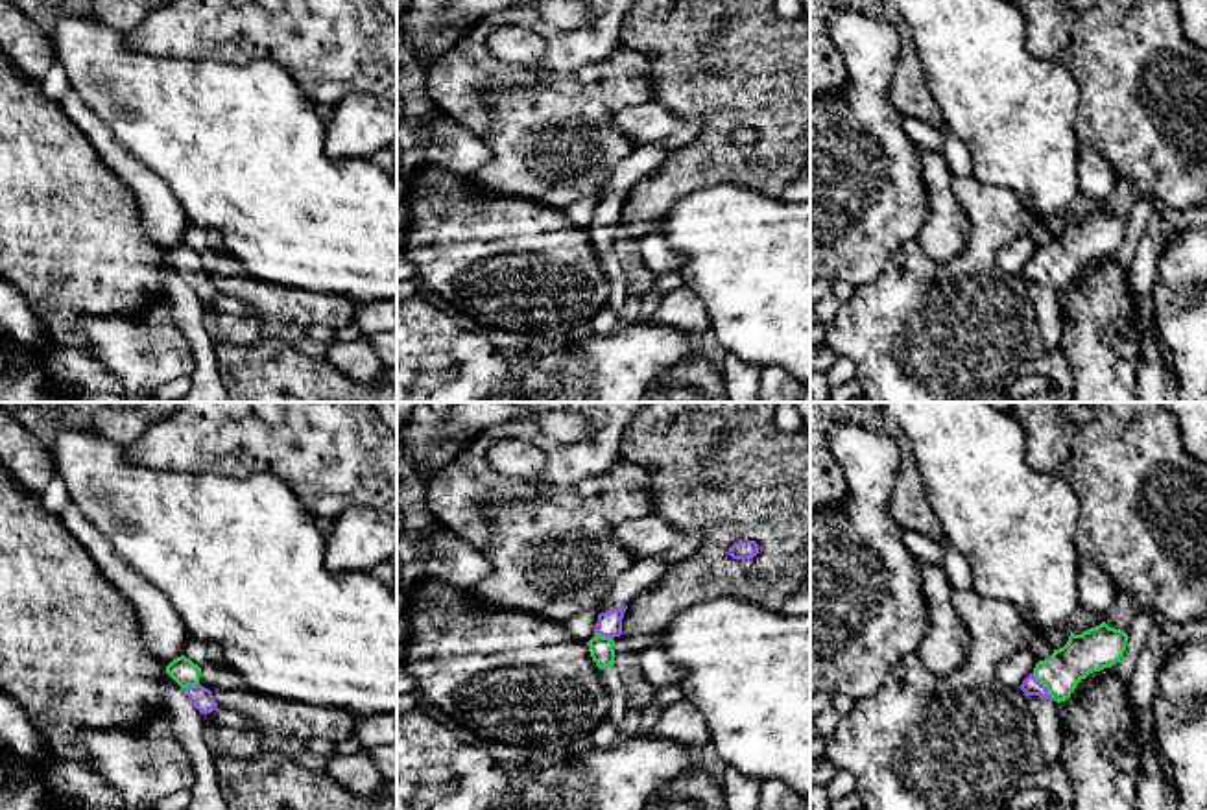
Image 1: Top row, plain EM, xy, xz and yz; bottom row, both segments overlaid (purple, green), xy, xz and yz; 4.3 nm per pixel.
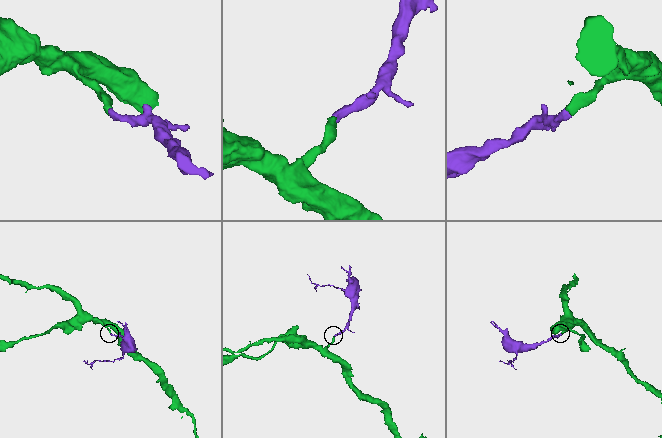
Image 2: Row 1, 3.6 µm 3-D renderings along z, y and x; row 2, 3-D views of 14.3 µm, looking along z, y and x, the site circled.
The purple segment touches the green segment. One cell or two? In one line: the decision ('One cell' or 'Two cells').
One cell

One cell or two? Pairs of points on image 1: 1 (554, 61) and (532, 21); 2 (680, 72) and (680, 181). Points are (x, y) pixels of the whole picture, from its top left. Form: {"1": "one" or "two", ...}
{"1": "one", "2": "one"}

